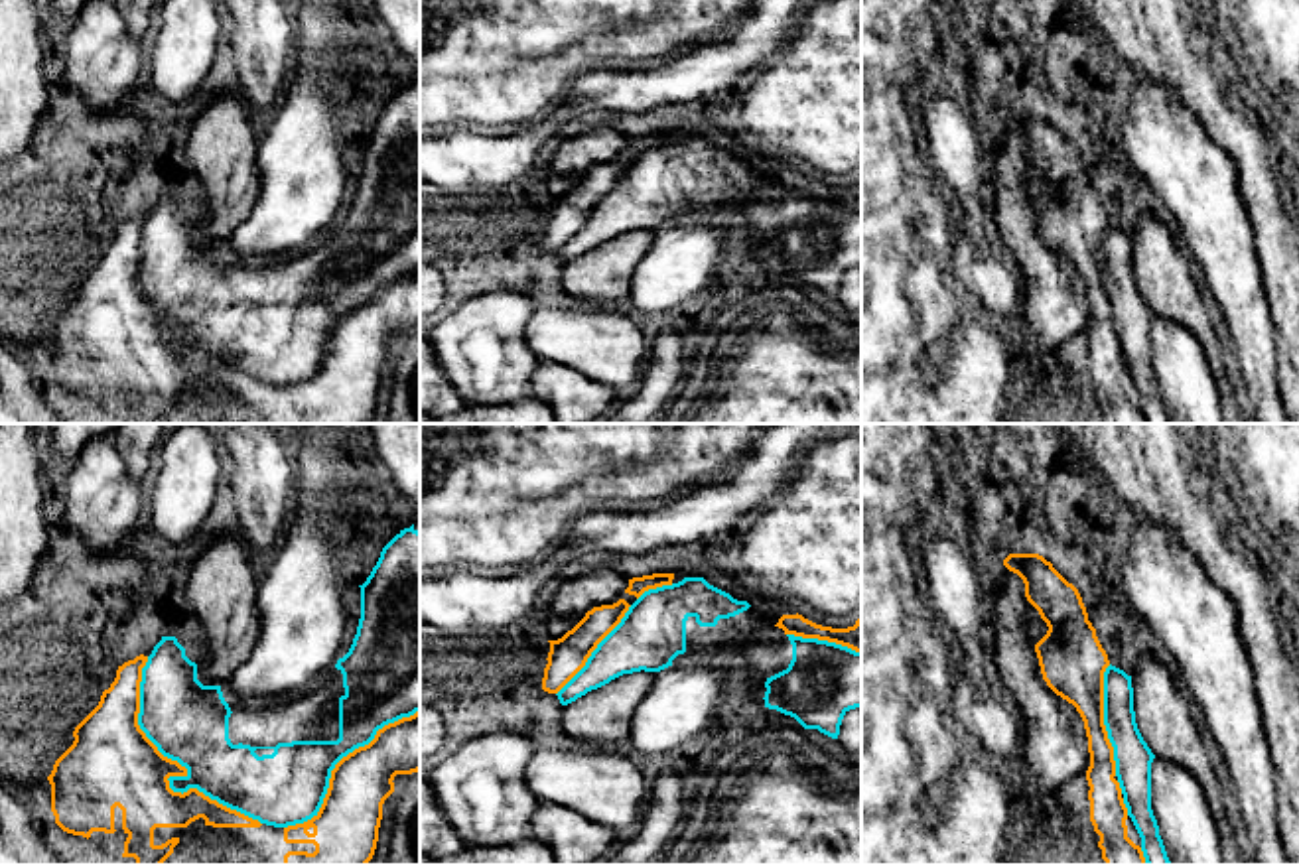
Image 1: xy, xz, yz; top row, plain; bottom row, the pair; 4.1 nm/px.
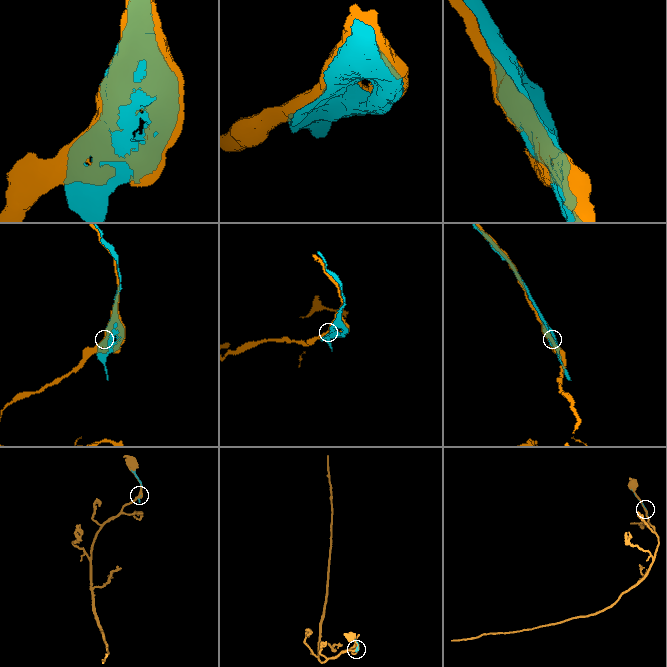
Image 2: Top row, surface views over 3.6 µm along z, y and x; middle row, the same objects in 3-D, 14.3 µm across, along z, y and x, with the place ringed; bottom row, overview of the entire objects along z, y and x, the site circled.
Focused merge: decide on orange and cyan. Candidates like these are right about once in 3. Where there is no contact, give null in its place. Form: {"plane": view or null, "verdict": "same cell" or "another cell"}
{"plane": "xy", "verdict": "another cell"}

